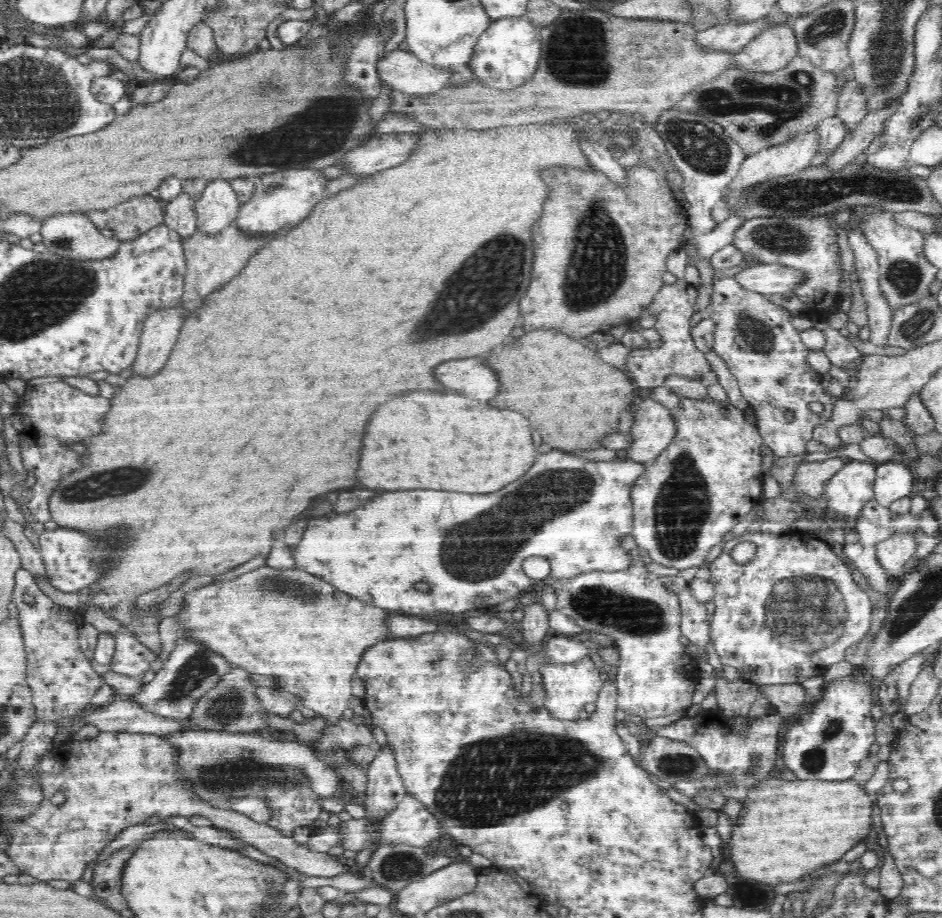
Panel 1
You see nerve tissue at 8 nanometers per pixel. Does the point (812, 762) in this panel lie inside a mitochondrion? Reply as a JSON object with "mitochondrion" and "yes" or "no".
{"mitochondrion":"yes"}

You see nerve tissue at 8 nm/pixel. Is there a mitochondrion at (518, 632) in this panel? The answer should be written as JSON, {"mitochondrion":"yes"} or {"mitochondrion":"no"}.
{"mitochondrion":"no"}

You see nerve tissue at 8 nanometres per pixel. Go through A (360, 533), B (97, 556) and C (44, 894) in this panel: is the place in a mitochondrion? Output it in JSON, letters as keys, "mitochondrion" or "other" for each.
{"A":"other","B":"mitochondrion","C":"other"}

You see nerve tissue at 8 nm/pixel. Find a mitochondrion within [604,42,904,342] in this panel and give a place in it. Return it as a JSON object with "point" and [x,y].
{"point":[773,105]}

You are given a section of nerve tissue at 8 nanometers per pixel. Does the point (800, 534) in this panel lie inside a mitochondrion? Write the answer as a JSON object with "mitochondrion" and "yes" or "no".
{"mitochondrion":"no"}

